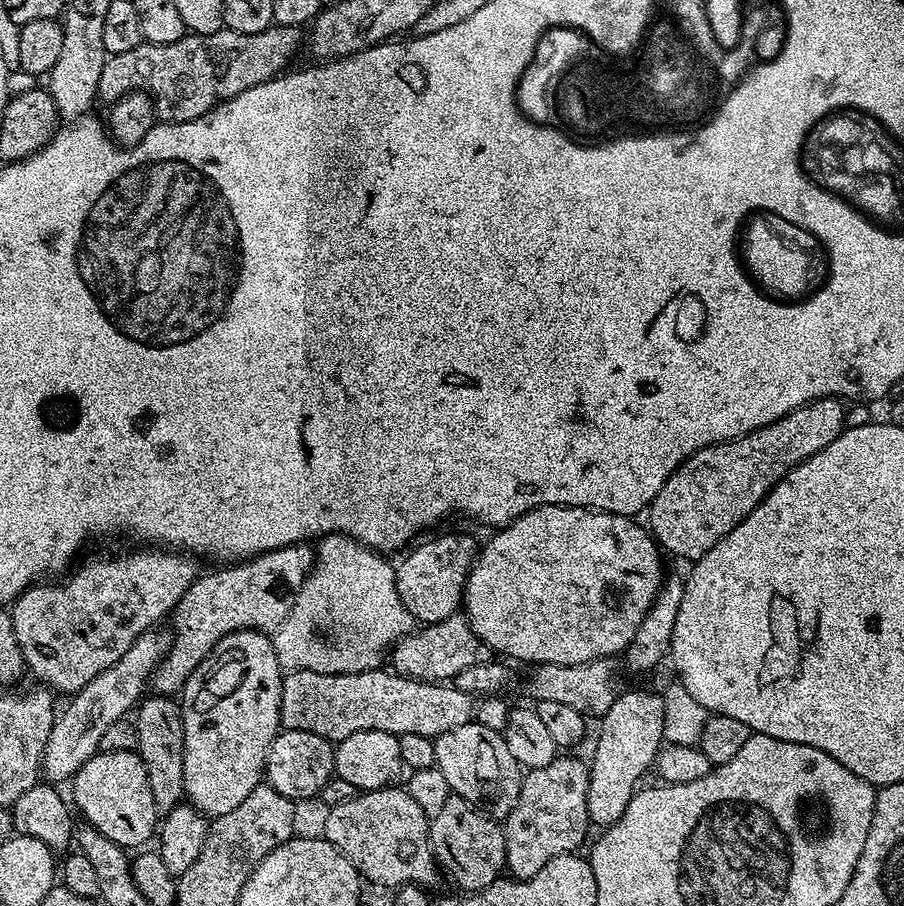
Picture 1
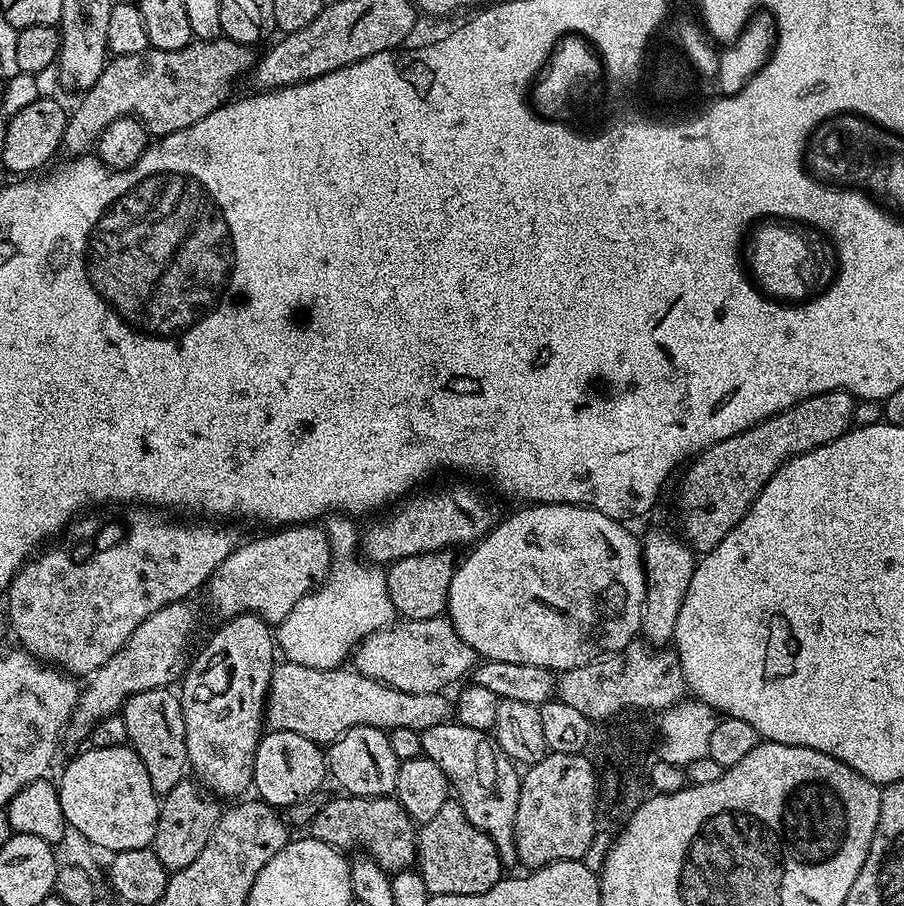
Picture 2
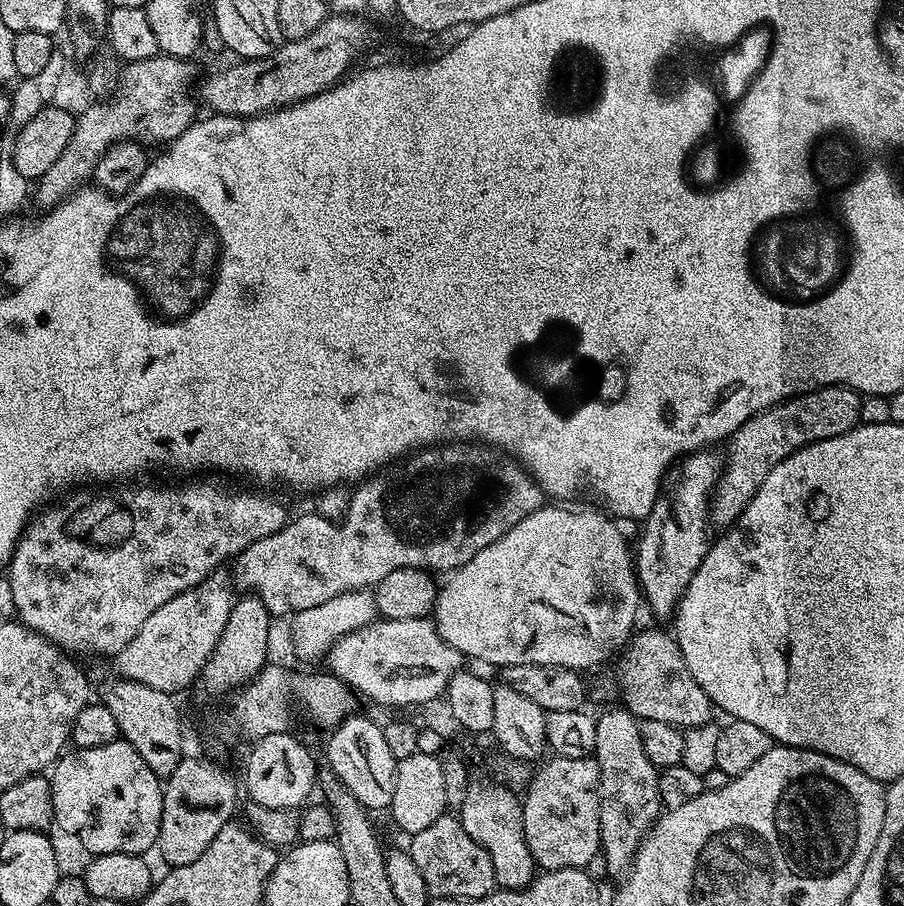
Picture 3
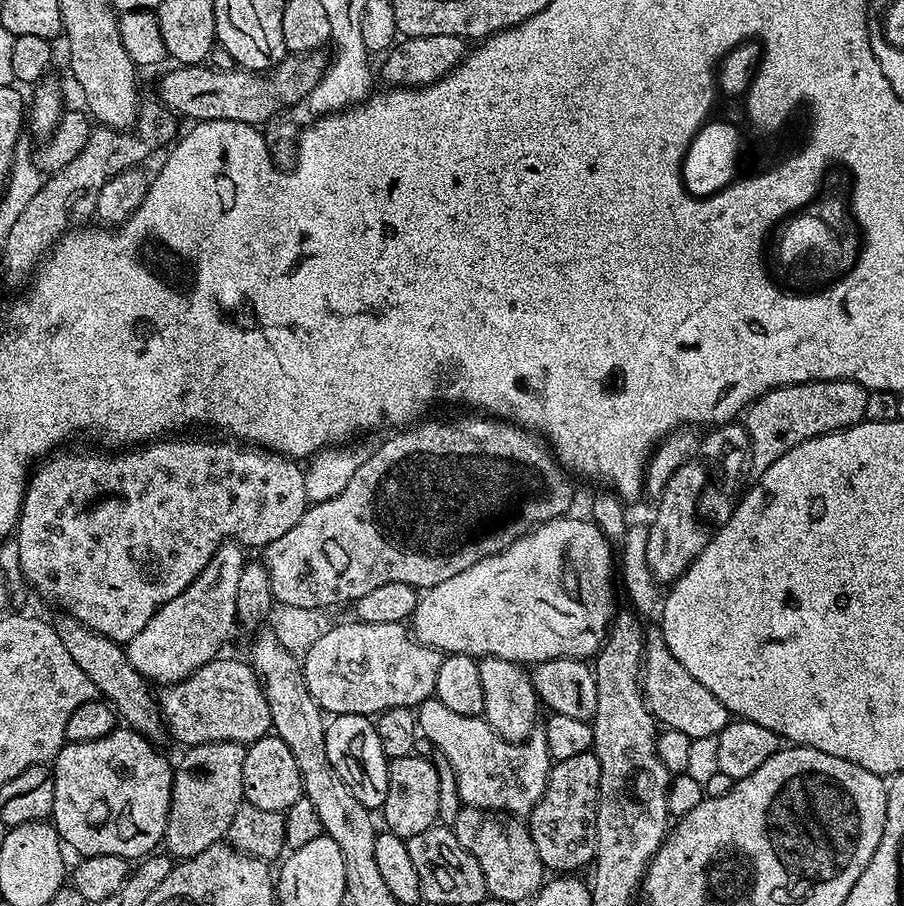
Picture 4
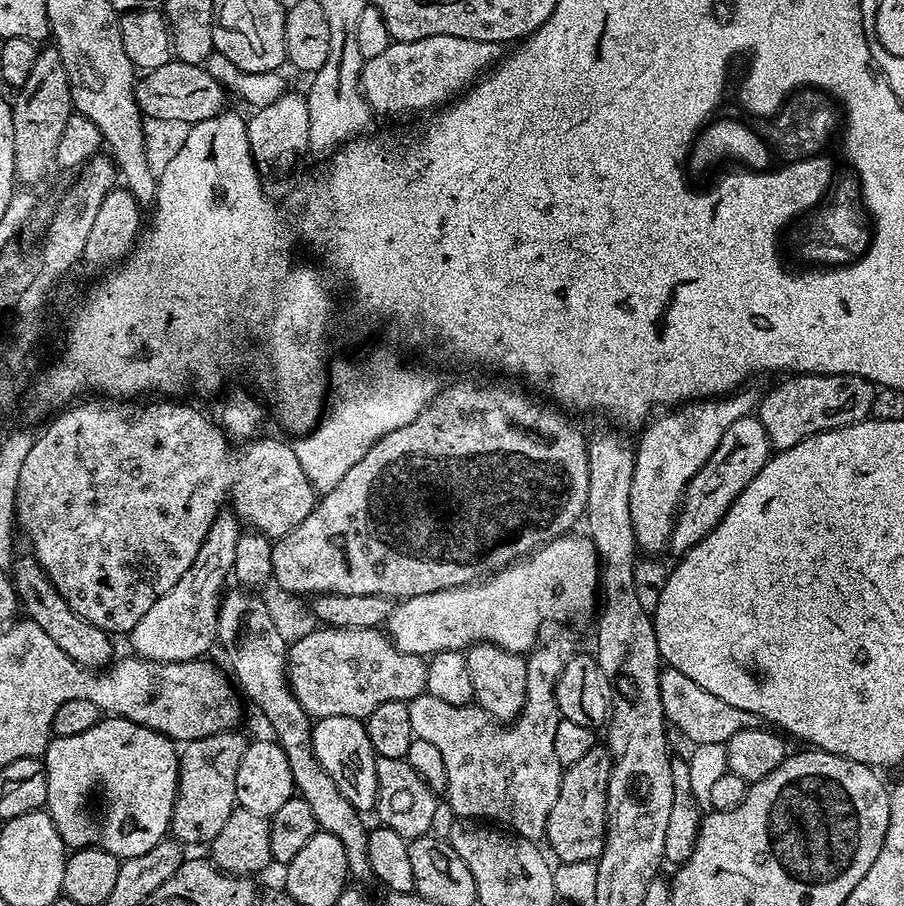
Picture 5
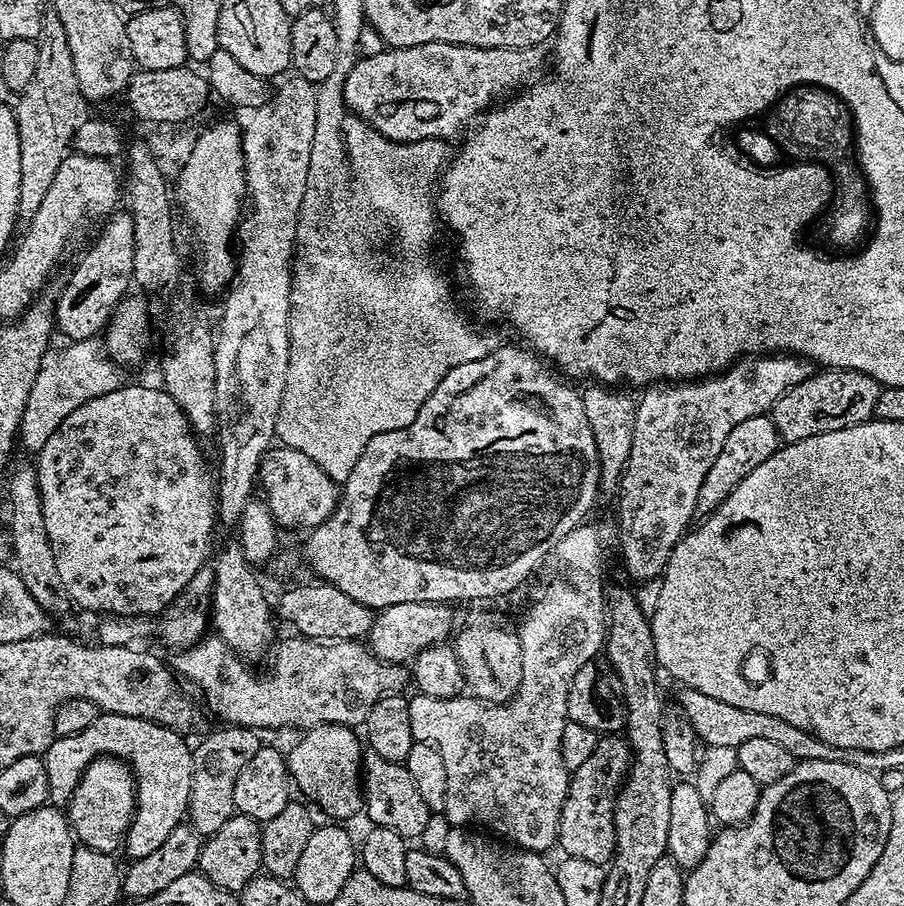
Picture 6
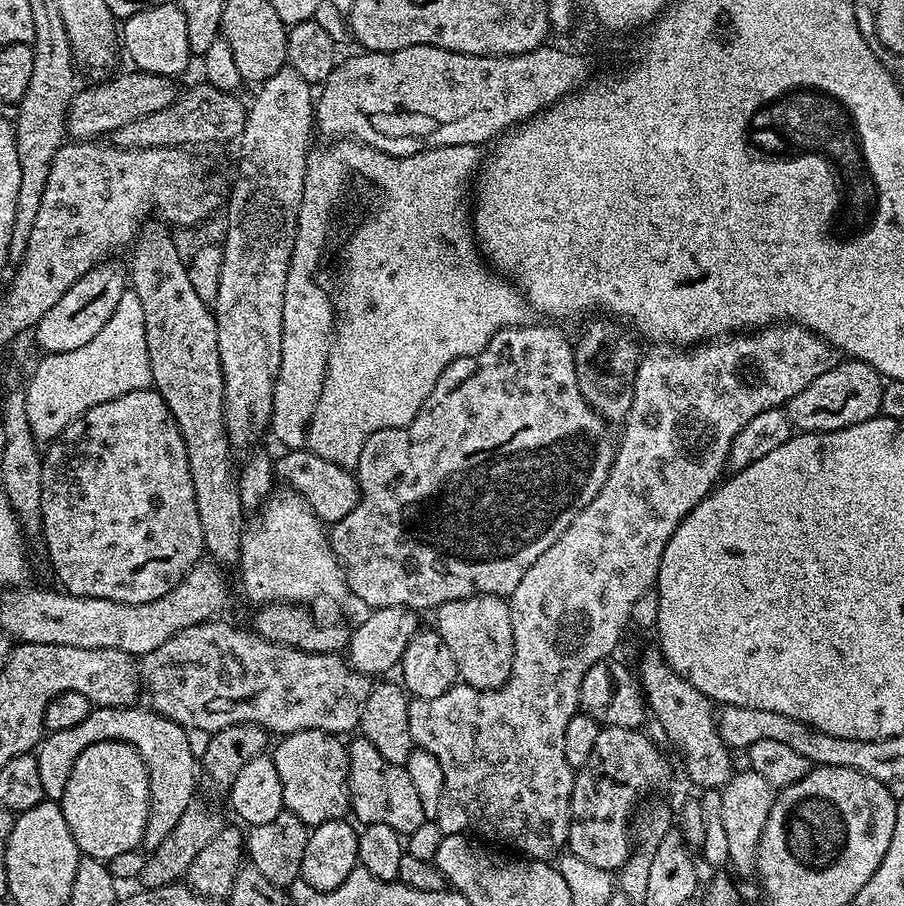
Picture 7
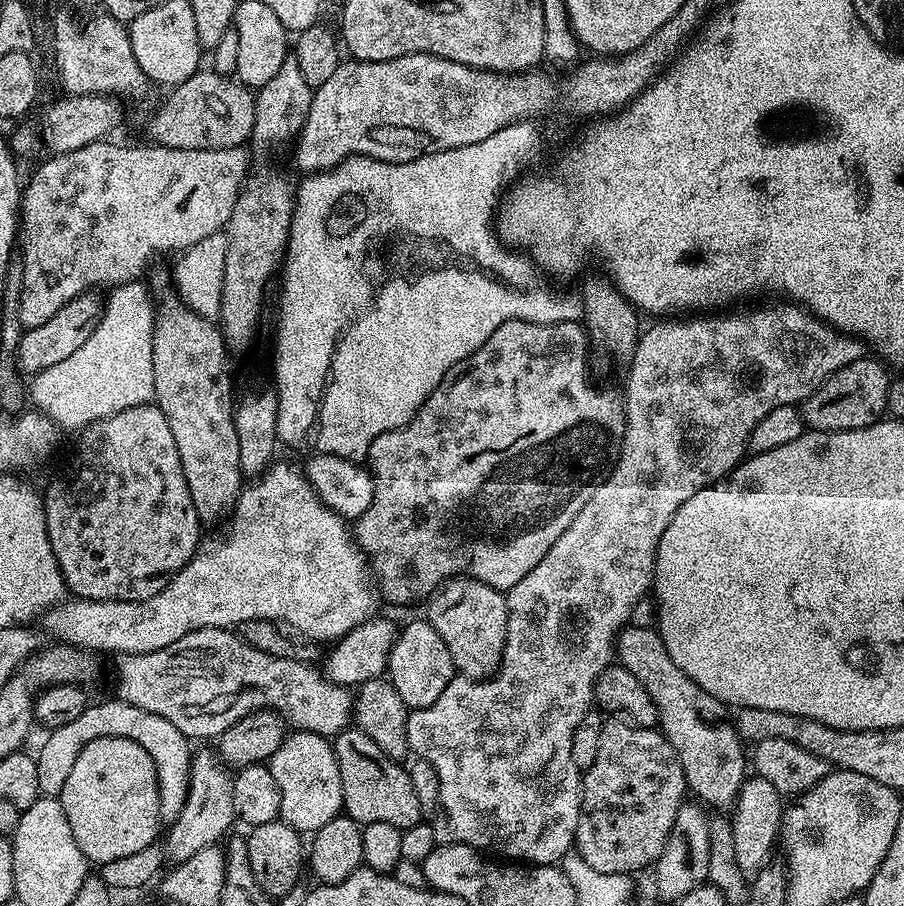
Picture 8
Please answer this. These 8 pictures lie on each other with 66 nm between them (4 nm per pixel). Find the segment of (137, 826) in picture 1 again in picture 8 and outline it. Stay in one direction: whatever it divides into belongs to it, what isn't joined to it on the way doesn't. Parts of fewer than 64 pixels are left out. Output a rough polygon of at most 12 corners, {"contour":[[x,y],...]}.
{"contour":[[119,698],[47,733],[38,786],[59,797],[74,760],[103,736],[132,739],[157,767],[160,818],[186,802],[189,737]]}

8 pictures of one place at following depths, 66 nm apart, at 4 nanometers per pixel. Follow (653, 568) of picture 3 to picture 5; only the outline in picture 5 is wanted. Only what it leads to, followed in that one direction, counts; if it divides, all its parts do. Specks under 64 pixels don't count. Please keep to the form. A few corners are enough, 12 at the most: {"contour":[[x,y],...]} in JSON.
{"contour":[[752,414],[722,434],[672,527],[683,554],[760,473],[768,435]]}

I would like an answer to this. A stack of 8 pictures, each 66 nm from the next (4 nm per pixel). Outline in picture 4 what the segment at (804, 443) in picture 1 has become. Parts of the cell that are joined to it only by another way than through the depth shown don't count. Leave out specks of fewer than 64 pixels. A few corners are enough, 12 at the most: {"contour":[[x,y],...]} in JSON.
{"contour":[[815,380],[770,390],[743,413],[750,468],[853,428],[869,389]]}

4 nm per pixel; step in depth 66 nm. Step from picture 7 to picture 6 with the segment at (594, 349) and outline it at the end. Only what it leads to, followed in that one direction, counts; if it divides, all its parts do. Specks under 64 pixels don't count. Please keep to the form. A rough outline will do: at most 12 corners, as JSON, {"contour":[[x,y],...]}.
{"contour":[[599,382],[580,392],[615,497],[634,446],[637,397]]}

